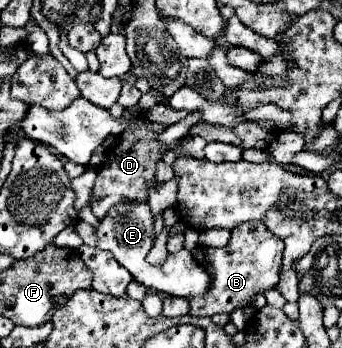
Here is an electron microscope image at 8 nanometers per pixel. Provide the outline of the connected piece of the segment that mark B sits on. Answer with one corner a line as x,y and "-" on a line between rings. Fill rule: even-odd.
251,220
239,224
231,232
231,240
223,248
209,248
197,244
191,250
197,264
203,268
209,268
213,274
211,288
207,290
207,296
193,296
189,300
191,316
215,316
221,312
231,314
237,308
243,308
243,304
253,304
257,294
263,294
279,282
279,268
281,268
281,254
283,254
283,240
279,240
263,222

